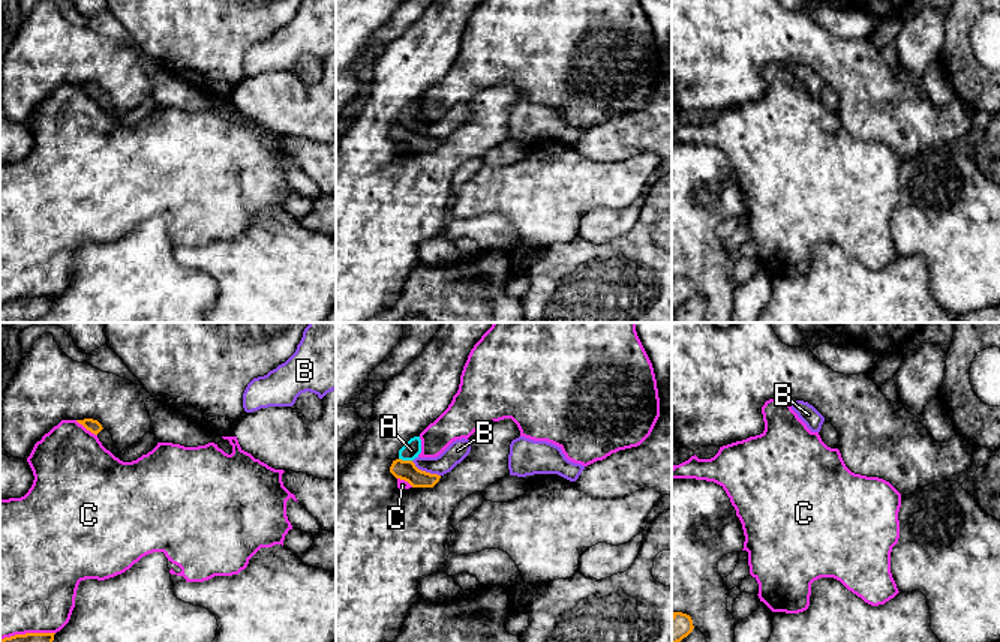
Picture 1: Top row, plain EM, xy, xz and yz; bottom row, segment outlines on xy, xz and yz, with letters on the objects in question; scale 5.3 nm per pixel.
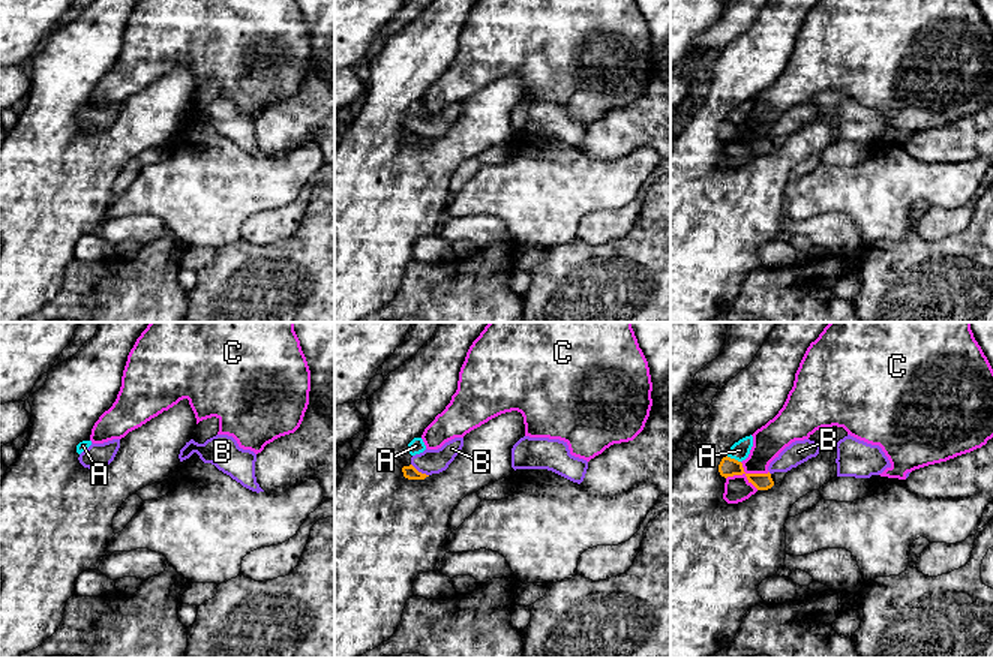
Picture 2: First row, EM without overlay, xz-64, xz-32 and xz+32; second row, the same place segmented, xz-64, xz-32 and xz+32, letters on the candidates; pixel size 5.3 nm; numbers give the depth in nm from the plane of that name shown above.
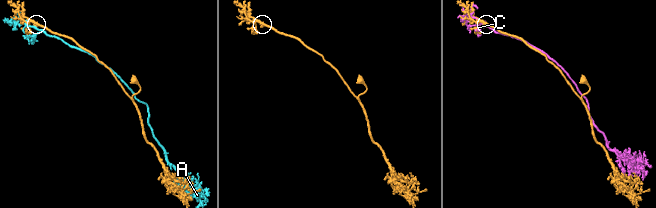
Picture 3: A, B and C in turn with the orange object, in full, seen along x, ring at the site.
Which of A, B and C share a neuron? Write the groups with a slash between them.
A B / C

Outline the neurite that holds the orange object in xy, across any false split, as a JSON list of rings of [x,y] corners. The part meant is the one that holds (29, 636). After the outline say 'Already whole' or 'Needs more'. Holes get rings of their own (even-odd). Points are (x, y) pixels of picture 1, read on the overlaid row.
[[[25,633],[4,638],[0,642],[52,642],[55,633]]]. Already whole

